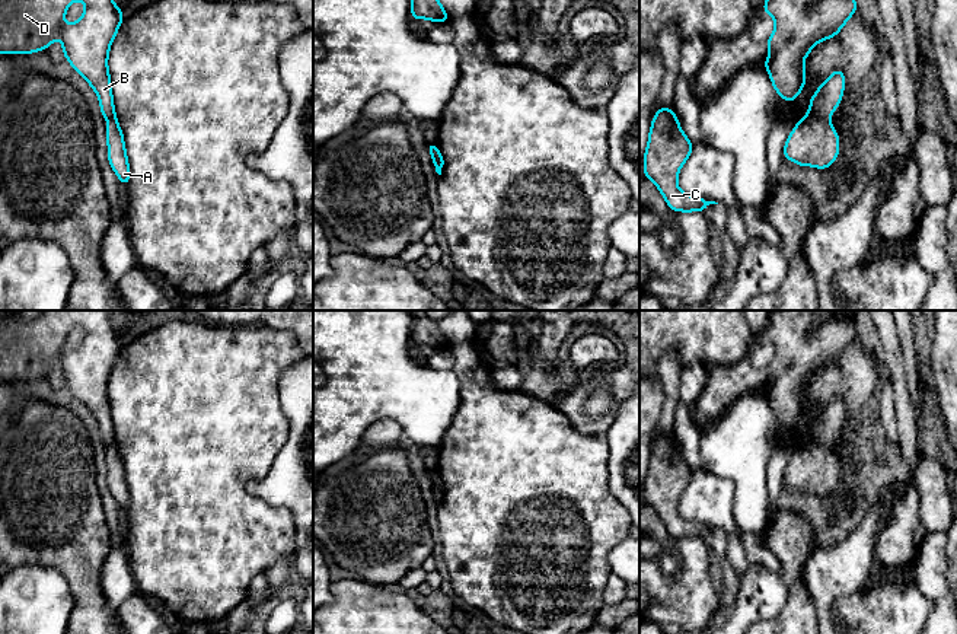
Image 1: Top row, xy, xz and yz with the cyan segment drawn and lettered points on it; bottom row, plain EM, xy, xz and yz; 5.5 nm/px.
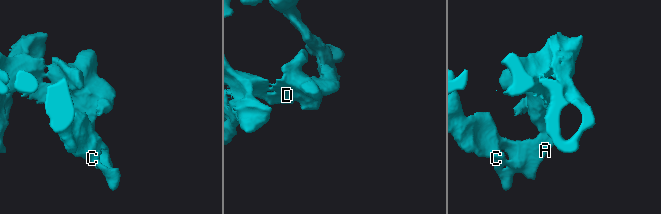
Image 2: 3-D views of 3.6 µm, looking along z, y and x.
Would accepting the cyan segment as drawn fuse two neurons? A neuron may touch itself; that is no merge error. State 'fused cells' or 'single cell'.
fused cells

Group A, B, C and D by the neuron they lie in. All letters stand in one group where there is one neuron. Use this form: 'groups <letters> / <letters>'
groups A C / B D

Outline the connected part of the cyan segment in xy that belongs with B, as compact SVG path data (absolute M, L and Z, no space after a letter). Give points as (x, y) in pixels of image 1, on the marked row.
M0 0L0 54L31 54L47 50L55 38L63 44L64 57L71 67L86 79L99 98L101 112L109 121L117 118L108 55L111 44L122 23L124 13L114 0L80 0L83 16L74 23L66 23L64 15L76 0Z

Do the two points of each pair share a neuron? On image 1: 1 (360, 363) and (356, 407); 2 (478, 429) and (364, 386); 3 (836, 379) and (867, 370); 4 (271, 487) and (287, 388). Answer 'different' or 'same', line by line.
1: same
2: different
3: same
4: same

